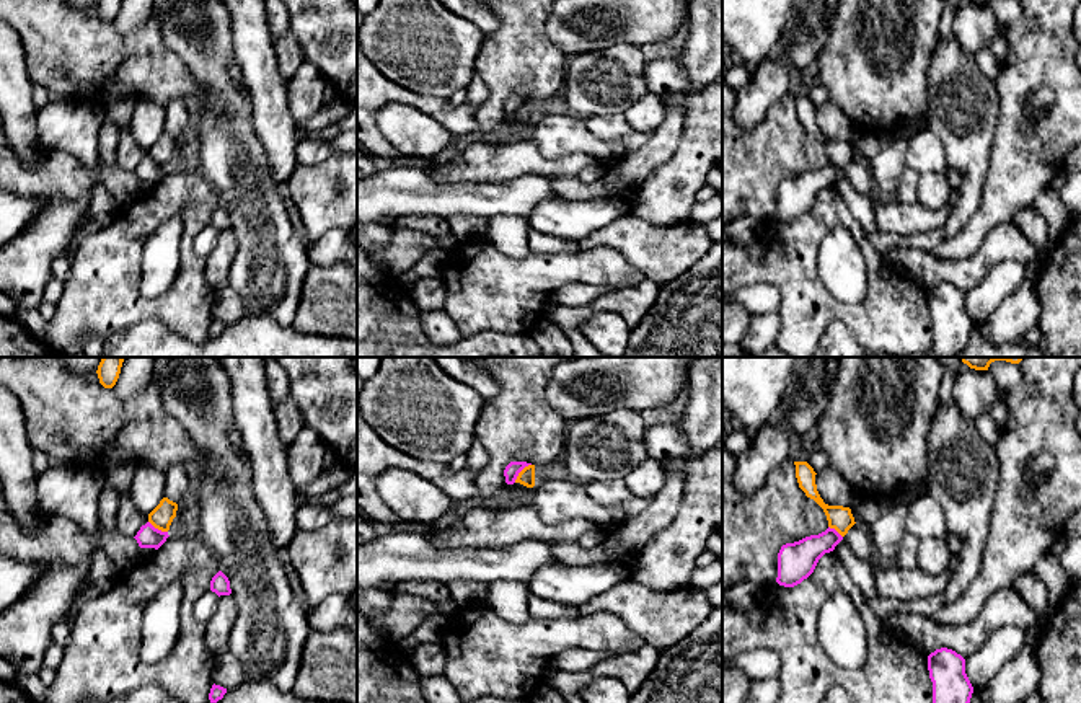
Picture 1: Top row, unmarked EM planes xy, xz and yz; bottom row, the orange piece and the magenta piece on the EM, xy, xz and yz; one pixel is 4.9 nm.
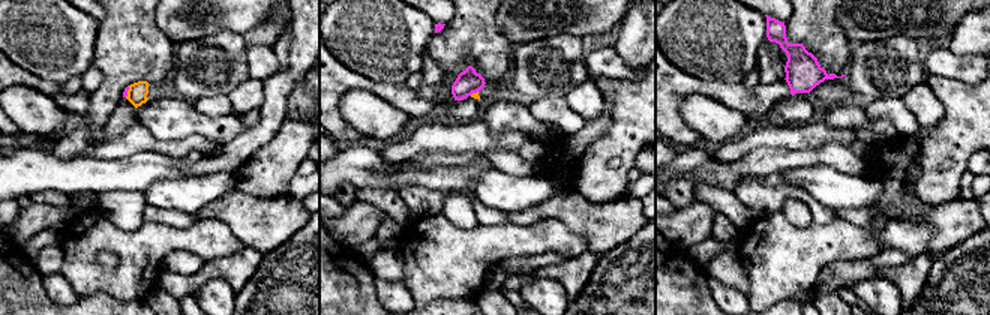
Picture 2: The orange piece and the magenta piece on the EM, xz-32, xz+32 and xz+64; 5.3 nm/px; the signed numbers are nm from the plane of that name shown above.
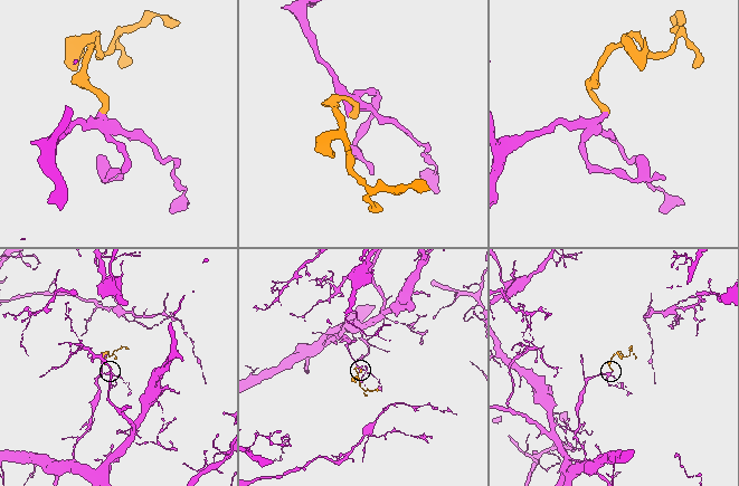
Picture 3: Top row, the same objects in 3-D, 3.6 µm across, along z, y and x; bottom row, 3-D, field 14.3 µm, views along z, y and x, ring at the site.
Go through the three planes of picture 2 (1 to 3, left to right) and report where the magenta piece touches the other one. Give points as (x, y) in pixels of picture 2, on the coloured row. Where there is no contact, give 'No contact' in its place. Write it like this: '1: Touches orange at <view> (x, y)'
1: Touches orange at xz-32 (128, 92)
2: Touches orange at xz+32 (473, 93)
3: No contact

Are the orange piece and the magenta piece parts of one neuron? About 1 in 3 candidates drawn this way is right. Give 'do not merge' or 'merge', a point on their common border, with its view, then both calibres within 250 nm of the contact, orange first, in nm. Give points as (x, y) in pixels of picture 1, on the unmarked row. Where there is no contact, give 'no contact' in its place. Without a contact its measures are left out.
do not merge; meets orange in xz at (520, 106); 80 nm thick on the orange side, 70 nm on the other

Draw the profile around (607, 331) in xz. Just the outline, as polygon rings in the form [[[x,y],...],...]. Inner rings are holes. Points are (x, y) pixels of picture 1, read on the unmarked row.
[[[602,312],[580,325],[584,336],[607,357],[623,357],[629,343],[629,328],[615,312]]]

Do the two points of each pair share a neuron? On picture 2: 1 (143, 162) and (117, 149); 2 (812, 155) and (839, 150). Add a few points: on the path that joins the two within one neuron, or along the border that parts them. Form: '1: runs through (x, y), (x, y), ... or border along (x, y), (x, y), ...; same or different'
1: border along (95, 156), (167, 156); different
2: runs through (818, 155), (833, 155); same

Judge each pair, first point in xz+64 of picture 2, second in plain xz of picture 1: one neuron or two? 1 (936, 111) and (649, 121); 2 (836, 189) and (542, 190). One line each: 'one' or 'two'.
1: one
2: two

